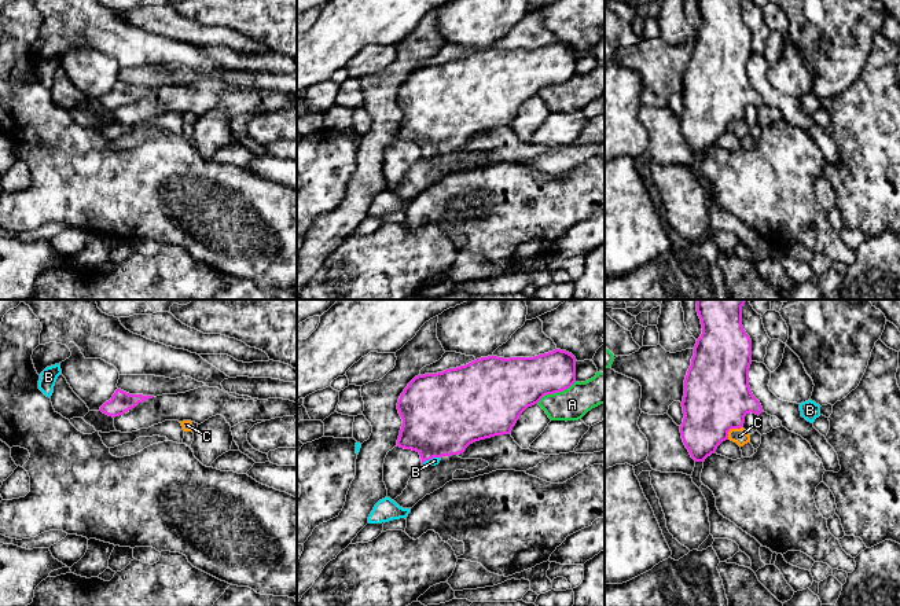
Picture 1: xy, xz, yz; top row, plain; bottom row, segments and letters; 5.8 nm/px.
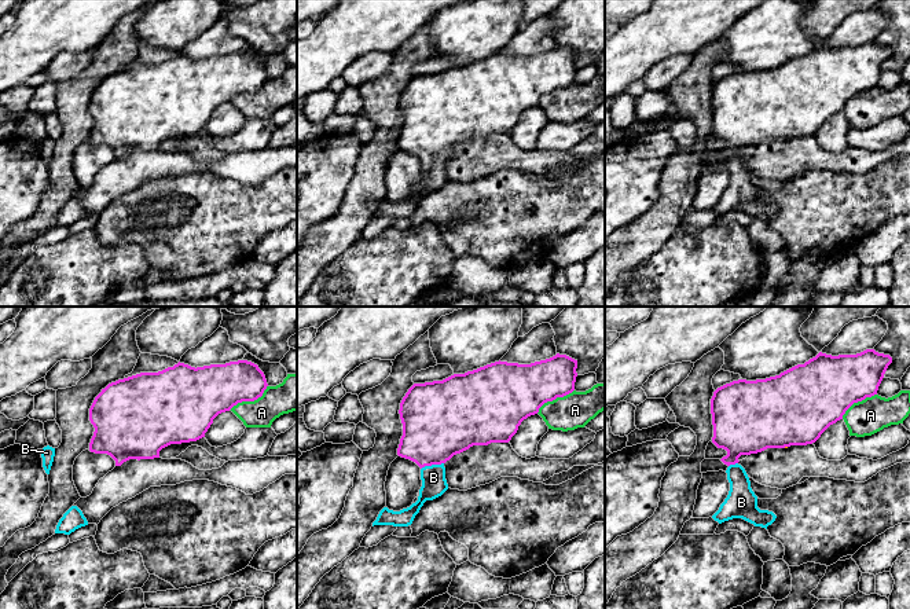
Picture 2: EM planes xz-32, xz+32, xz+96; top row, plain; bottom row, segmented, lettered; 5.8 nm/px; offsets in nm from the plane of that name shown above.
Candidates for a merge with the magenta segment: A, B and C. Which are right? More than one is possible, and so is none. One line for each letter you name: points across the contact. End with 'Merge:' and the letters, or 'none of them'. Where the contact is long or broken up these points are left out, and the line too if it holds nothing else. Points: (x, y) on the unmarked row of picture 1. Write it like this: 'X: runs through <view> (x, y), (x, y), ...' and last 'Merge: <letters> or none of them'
B: runs through xz (441, 109), (430, 150), (434, 153)
Merge: B

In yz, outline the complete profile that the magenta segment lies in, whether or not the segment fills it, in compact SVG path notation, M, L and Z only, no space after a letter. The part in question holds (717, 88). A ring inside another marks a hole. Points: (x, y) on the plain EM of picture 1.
M697 0L702 26L694 38L691 58L684 71L683 115L680 125L695 154L705 154L728 132L731 121L741 121L747 106L760 107L763 99L749 78L752 32L742 18L742 0Z

